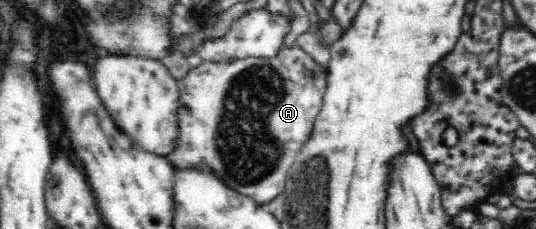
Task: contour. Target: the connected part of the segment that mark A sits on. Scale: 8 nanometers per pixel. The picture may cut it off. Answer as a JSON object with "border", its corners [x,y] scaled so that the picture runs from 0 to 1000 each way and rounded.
{"border":[[[526,183],[526,205],[507,258],[466,245],[416,262],[414,279],[375,262],[369,293],[354,293],[354,314],[332,354],[334,572],[328,576],[325,659],[312,677],[312,694],[325,747],[384,734],[429,825],[468,856],[481,891],[498,895],[530,843],[541,725],[582,590],[610,384],[610,306],[595,293],[556,183]]]}

